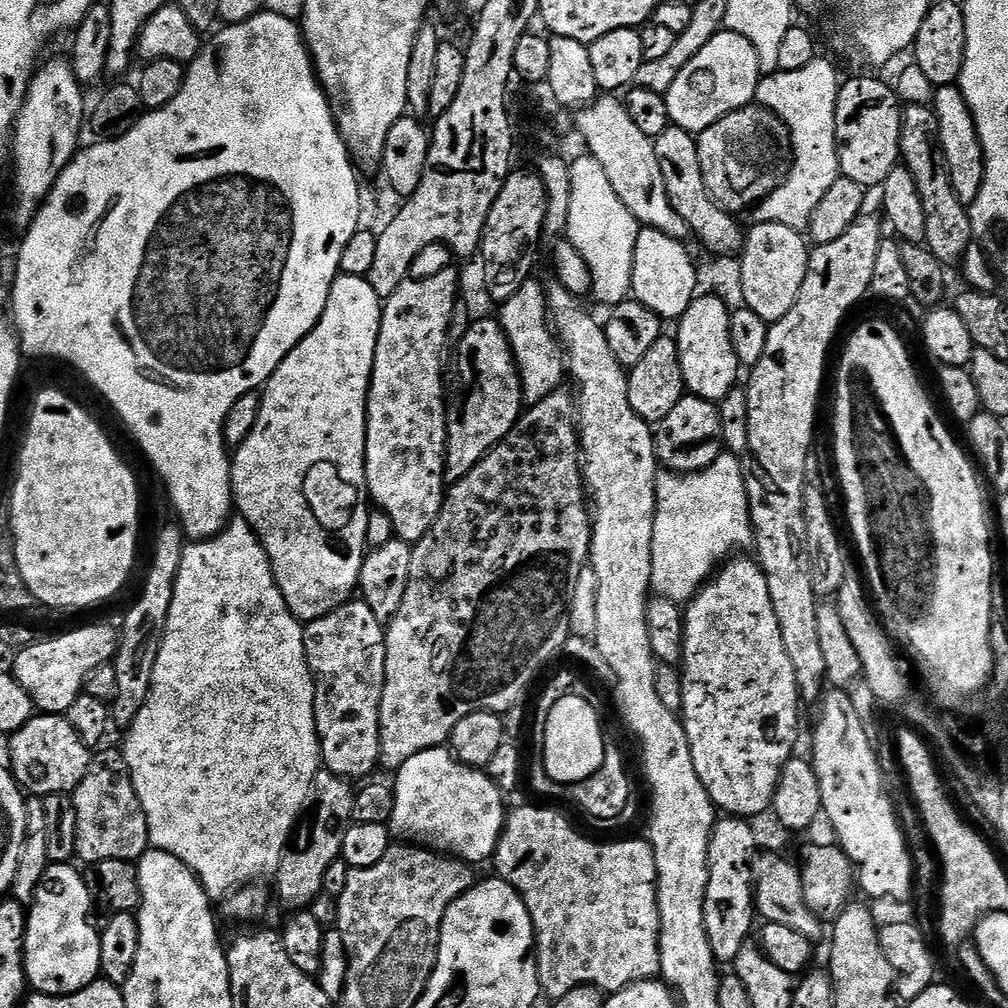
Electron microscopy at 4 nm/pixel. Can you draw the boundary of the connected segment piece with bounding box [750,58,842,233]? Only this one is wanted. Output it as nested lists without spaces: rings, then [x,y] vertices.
[[[823,58],[812,60],[810,66],[802,66],[802,70],[777,70],[761,75],[755,103],[771,110],[788,128],[788,137],[792,139],[792,167],[788,177],[751,209],[755,223],[778,222],[803,233],[809,227],[818,202],[830,186],[841,179],[836,149],[836,103],[841,83],[842,76],[836,73],[835,66]]]

